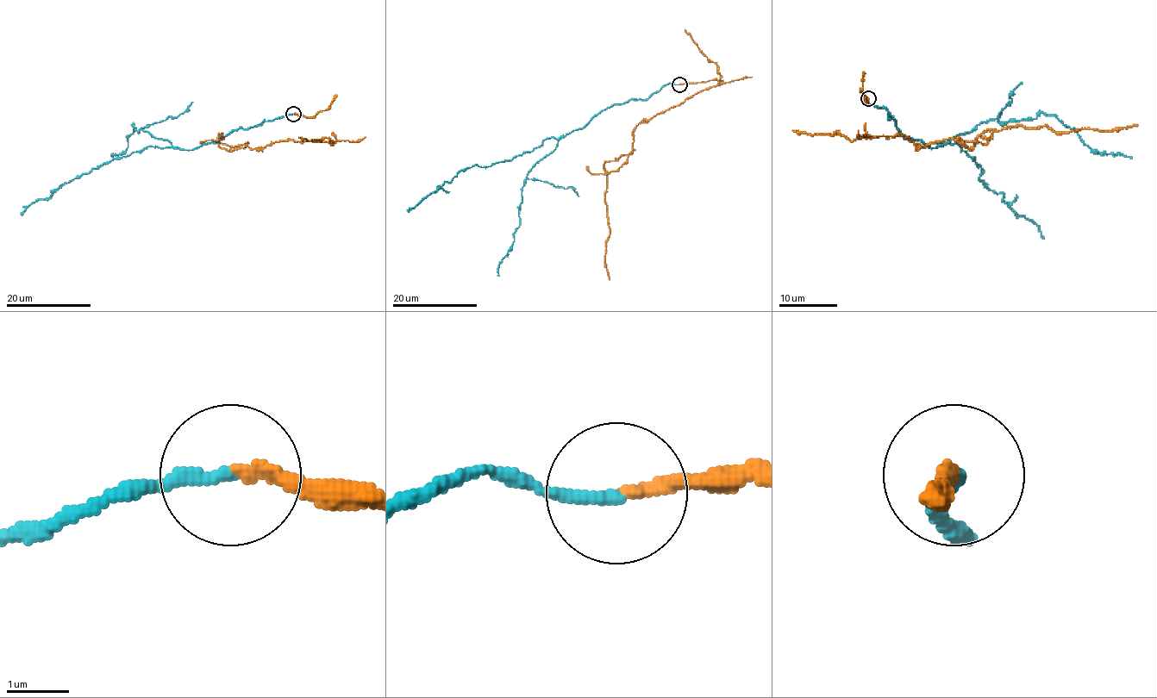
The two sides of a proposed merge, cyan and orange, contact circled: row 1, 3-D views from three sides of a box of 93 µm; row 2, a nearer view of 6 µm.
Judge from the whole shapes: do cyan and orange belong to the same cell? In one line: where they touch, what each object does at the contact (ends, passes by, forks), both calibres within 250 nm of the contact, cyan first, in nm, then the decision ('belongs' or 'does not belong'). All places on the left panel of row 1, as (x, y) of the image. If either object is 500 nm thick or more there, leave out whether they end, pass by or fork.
place (293, 114); cyan ends; orange ends; calibres 220 and 190 nm; belongs

